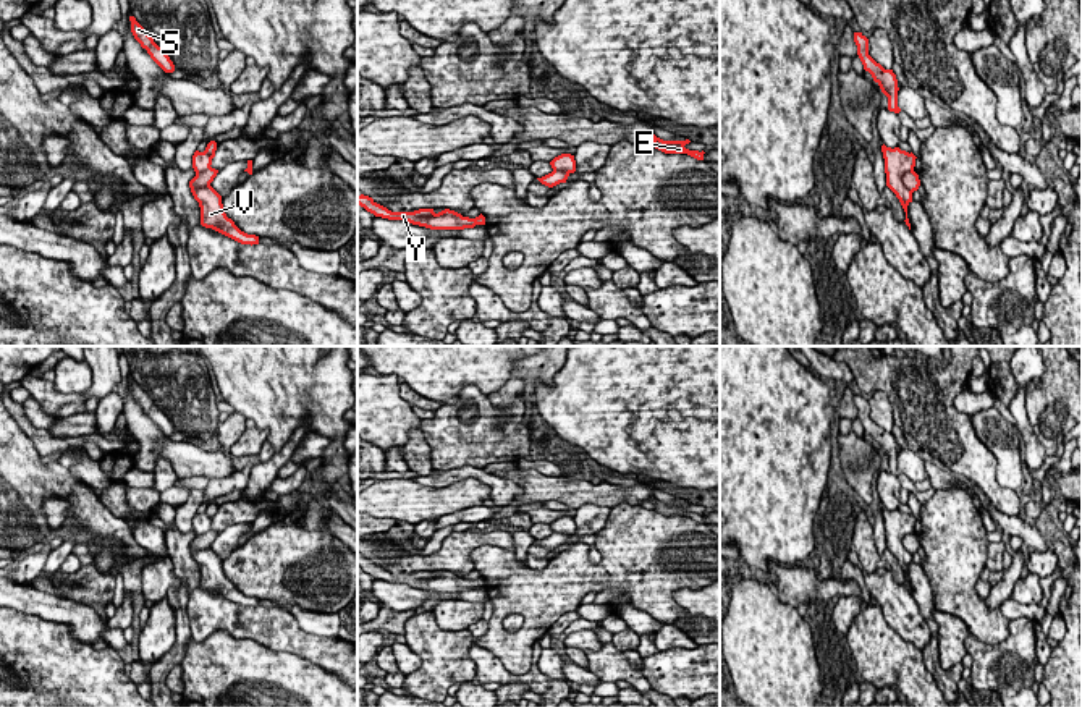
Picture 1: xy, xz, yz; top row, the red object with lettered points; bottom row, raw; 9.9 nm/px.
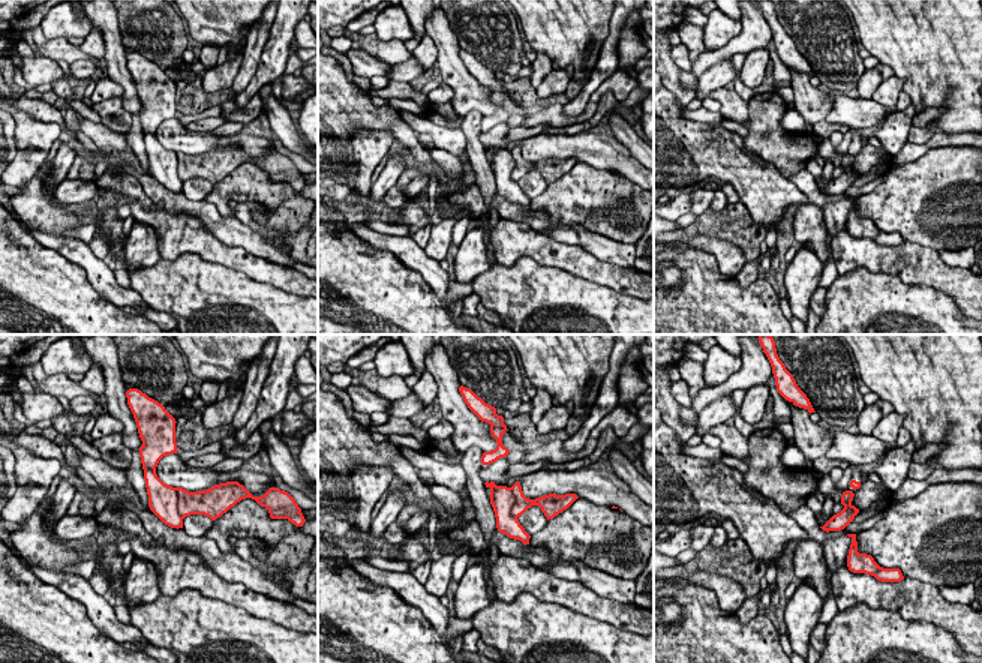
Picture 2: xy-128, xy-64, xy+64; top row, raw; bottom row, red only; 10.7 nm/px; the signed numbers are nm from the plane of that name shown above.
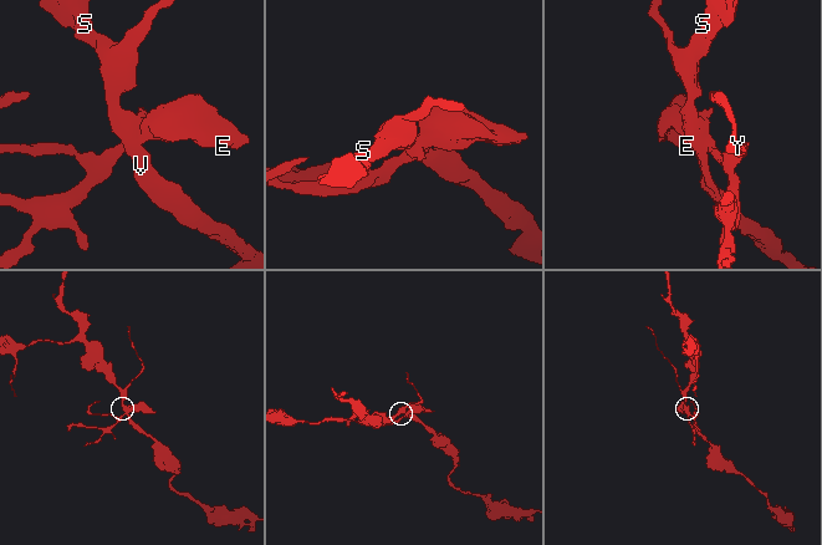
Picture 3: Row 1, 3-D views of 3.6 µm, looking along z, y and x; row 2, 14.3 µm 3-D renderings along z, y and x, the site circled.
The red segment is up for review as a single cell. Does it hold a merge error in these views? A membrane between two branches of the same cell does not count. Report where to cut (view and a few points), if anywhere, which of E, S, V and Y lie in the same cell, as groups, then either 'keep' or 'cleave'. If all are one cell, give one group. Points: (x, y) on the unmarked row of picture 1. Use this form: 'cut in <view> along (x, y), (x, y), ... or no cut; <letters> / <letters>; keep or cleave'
cut in yz along (912, 531), (903, 537), (903, 546), (911, 555); E Y / S V; cleave

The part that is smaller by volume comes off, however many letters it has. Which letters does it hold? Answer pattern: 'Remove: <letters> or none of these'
Remove: E, Y

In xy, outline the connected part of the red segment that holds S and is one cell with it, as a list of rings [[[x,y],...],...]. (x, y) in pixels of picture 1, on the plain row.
[[[129,379],[131,383],[131,395],[134,401],[141,406],[142,411],[147,413],[150,421],[165,434],[173,435],[175,427],[170,422],[170,419],[165,416],[162,409],[158,409],[154,401],[149,398],[149,395],[136,383],[134,379]]]

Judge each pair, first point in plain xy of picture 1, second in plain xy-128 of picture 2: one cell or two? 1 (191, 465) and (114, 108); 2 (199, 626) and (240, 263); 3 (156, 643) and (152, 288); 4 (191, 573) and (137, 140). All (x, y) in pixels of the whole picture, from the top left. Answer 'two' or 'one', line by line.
1: two
2: one
3: two
4: one

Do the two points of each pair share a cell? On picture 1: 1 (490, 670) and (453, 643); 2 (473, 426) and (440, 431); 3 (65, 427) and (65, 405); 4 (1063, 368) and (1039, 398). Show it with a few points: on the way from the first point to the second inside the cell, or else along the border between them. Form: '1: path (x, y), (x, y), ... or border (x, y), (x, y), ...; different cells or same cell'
1: border (474, 641), (469, 657), (476, 667), (476, 680); different cells
2: path (464, 431), (448, 431); same cell
3: border (84, 411), (59, 416); different cells
4: path (1061, 376), (1047, 390); same cell

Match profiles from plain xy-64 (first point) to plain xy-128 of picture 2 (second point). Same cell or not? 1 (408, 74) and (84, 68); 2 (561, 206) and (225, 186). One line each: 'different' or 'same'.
1: same
2: same

